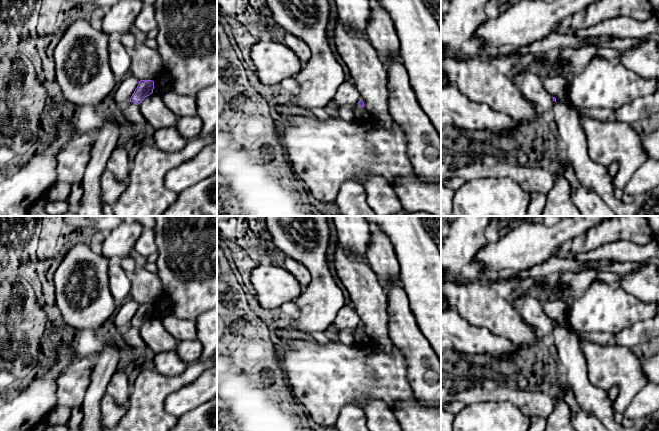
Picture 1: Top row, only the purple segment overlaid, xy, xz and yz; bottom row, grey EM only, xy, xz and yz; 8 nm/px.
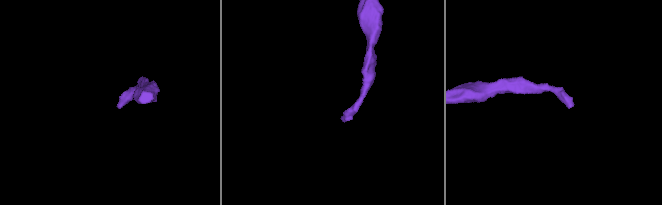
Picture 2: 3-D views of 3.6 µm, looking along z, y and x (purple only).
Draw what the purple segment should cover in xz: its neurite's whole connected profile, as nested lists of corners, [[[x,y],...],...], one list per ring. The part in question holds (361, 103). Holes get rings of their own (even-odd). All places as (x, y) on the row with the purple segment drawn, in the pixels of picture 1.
[[[360,100],[356,105],[352,106],[355,116],[355,121],[366,121],[370,118],[370,114],[364,108],[364,102]]]

